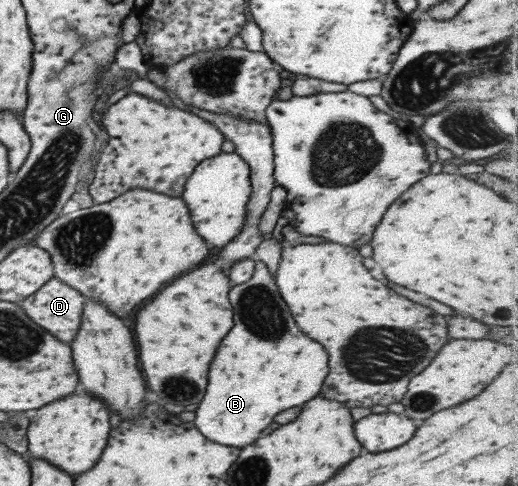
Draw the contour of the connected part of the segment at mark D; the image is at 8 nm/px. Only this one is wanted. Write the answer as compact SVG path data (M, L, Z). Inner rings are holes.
M50 278L36 292L26 296L18 302L22 312L40 328L44 328L46 332L50 332L54 338L62 340L62 342L70 343L78 332L80 326L80 314L82 314L82 306L84 306L84 296L78 290L71 286L66 286L64 282L60 282L58 278Z

